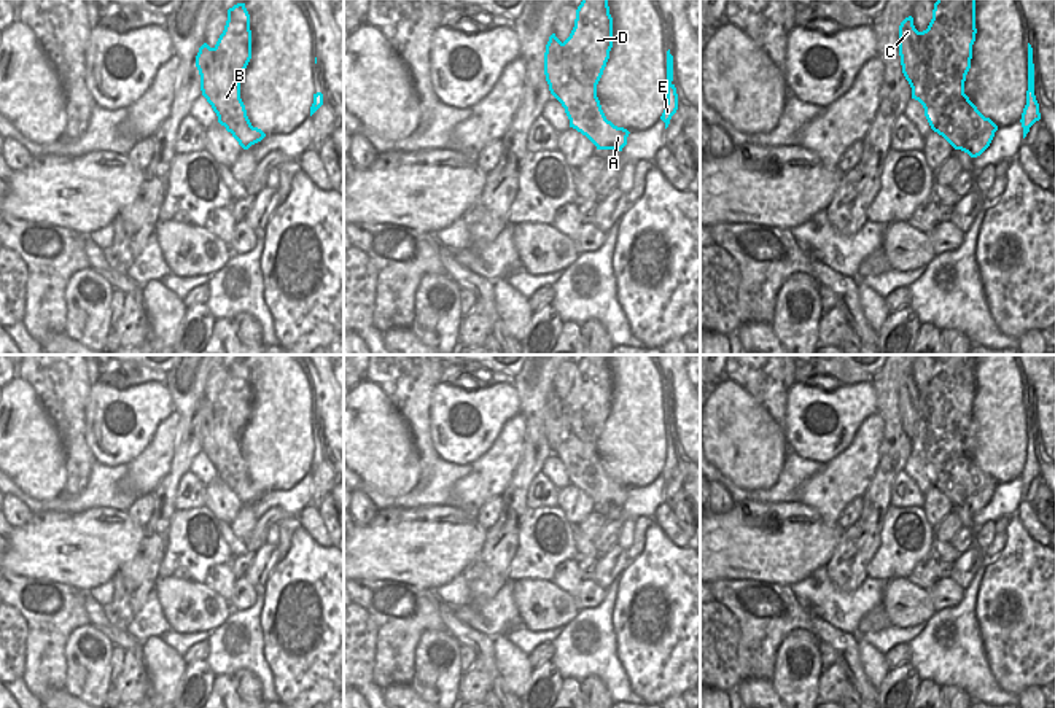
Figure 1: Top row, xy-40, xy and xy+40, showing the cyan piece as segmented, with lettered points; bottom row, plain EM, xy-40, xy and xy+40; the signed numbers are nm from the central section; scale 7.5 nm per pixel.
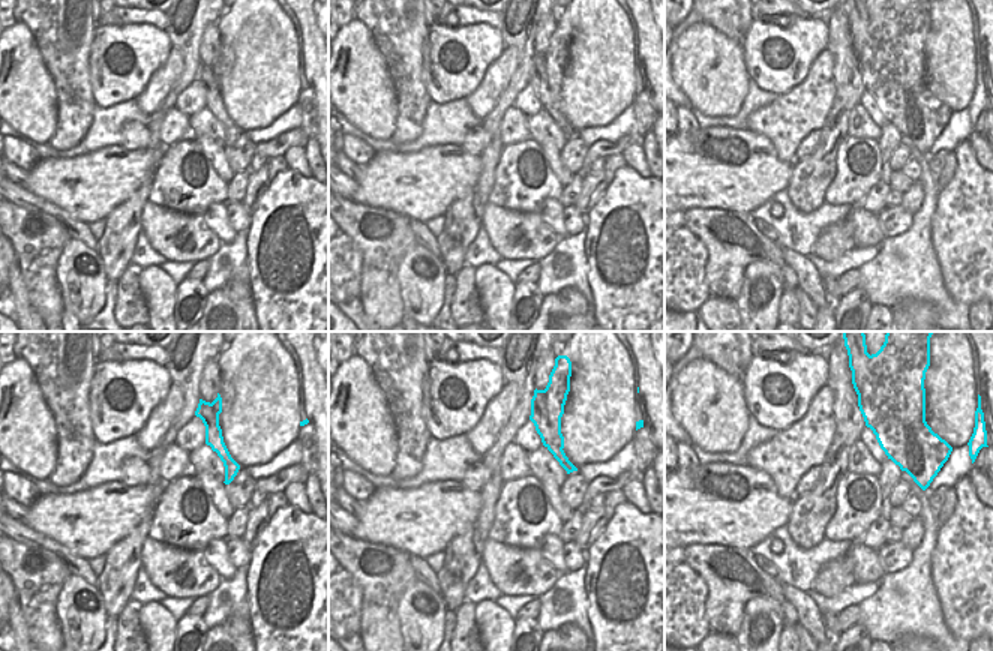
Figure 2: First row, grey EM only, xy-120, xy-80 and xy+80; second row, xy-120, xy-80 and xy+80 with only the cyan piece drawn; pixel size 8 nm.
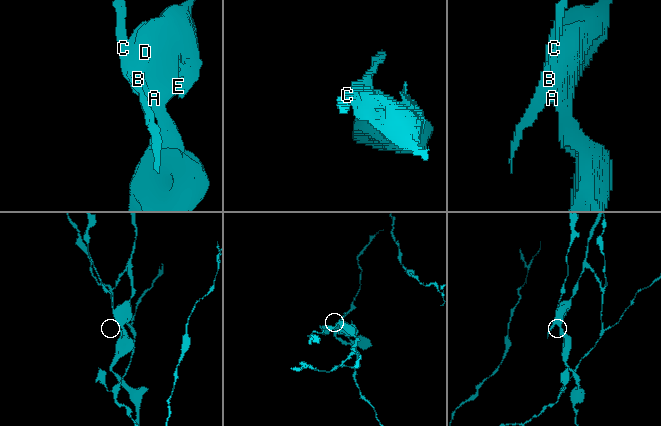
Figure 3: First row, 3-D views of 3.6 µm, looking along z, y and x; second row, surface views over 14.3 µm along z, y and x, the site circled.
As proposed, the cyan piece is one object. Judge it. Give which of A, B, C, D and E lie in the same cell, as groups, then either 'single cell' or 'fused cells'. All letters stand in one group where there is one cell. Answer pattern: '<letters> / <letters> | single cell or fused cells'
A B D E / C | fused cells

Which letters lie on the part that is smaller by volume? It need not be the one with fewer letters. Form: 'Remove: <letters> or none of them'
Remove: C.

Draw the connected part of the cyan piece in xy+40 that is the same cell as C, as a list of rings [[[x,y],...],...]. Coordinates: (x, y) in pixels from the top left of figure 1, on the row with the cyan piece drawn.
[[[912,16],[905,18],[899,25],[899,56],[902,73],[912,88],[912,99],[921,103],[928,91],[928,64]]]

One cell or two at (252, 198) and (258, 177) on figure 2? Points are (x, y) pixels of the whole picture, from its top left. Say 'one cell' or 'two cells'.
one cell

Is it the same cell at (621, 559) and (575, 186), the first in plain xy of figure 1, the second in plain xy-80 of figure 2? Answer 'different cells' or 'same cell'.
different cells

